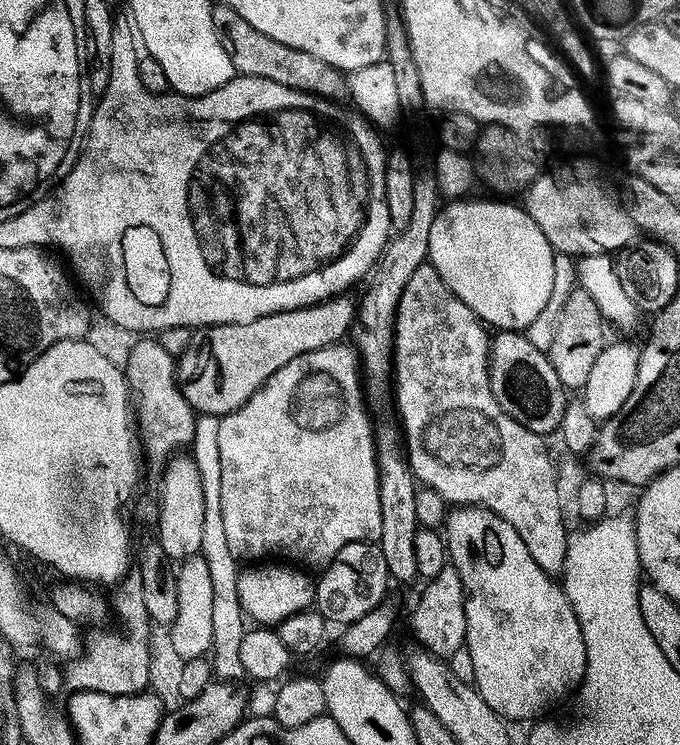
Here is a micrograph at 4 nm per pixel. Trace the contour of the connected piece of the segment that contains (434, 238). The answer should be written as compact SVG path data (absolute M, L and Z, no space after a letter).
M460 198L447 208L441 207L434 218L434 226L430 226L430 246L428 247L428 260L432 267L438 270L441 280L450 291L462 302L466 302L466 306L470 306L470 310L474 310L474 314L479 320L483 320L485 325L491 326L496 330L526 330L530 326L530 322L534 322L534 318L538 318L538 314L542 314L542 310L548 307L550 302L550 294L554 290L554 270L558 259L557 253L550 246L550 242L546 238L546 234L542 234L542 230L538 230L538 226L534 222L534 218L530 218L523 207L512 204L499 204L496 200L472 200L473 198Z

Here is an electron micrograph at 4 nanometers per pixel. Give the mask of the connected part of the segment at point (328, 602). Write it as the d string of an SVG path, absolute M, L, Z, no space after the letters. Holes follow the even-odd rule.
M363 540L350 542L338 550L338 554L328 563L328 567L319 573L315 581L315 611L322 613L325 621L332 620L339 626L347 626L369 614L370 610L385 603L390 585L386 570L386 558L382 558L379 543ZM320 576L320 580L319 580Z

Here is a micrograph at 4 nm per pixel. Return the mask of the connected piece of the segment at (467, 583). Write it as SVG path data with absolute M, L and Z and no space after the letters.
M475 506L453 507L449 511L446 521L446 543L451 567L458 570L458 574L462 578L462 586L464 587L464 609L466 610L466 634L464 639L470 656L474 660L474 687L476 693L484 699L486 706L490 706L490 710L497 712L505 721L513 722L512 720L528 719L528 721L531 721L533 718L536 718L531 718L531 716L536 716L539 712L546 711L551 704L558 703L572 687L575 689L584 679L586 646L584 645L580 623L574 614L572 604L568 601L568 596L564 593L563 587L557 581L555 584L552 581L555 579L549 573L544 572L542 566L538 566L538 562L534 562L534 558L530 558L530 550L526 550L526 542L522 542L518 530L514 530L514 526L510 526L510 522L506 522L506 518L502 518L490 510Z

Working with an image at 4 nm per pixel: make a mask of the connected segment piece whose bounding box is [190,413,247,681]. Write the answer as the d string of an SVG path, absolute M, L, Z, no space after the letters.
M201 413L195 422L195 436L190 445L190 454L198 466L202 478L203 497L206 499L205 521L202 524L202 546L200 555L210 570L210 582L213 587L213 637L210 661L221 681L233 681L243 677L242 664L239 661L239 647L247 632L246 617L238 598L237 578L240 573L239 561L227 545L226 530L223 529L221 510L221 459L218 458L217 428L219 417Z

